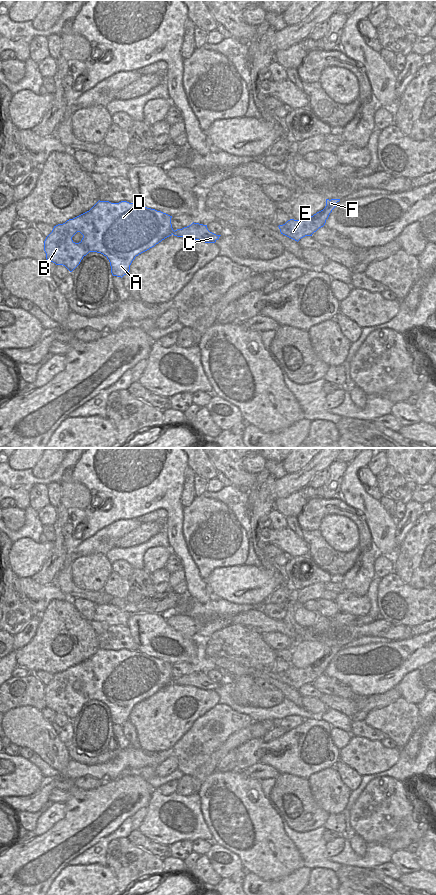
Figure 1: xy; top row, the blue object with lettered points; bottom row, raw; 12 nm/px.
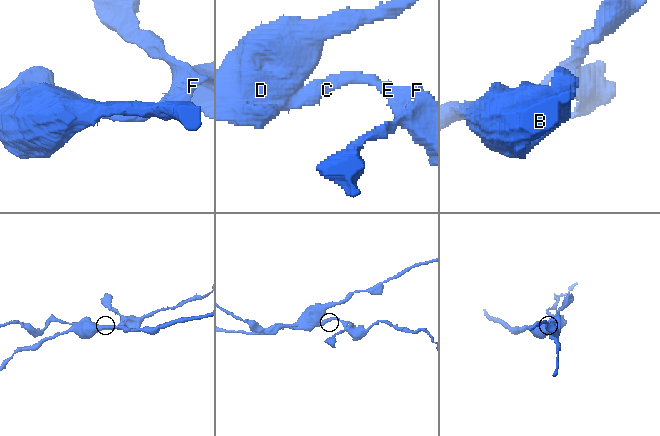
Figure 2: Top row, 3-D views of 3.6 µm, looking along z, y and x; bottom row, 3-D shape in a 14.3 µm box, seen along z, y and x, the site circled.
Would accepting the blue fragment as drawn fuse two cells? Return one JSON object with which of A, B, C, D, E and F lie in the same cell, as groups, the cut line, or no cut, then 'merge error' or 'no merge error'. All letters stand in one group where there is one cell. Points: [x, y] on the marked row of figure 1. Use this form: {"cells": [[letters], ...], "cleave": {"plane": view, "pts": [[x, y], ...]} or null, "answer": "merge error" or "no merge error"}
{"cells": [["A", "B", "D"], ["C", "E", "F"]], "cleave": {"plane": "xy", "pts": [[174, 231], [172, 233]]}, "answer": "merge error"}

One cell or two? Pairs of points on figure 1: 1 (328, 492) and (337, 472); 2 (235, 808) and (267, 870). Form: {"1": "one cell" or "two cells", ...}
{"1": "one cell", "2": "one cell"}

